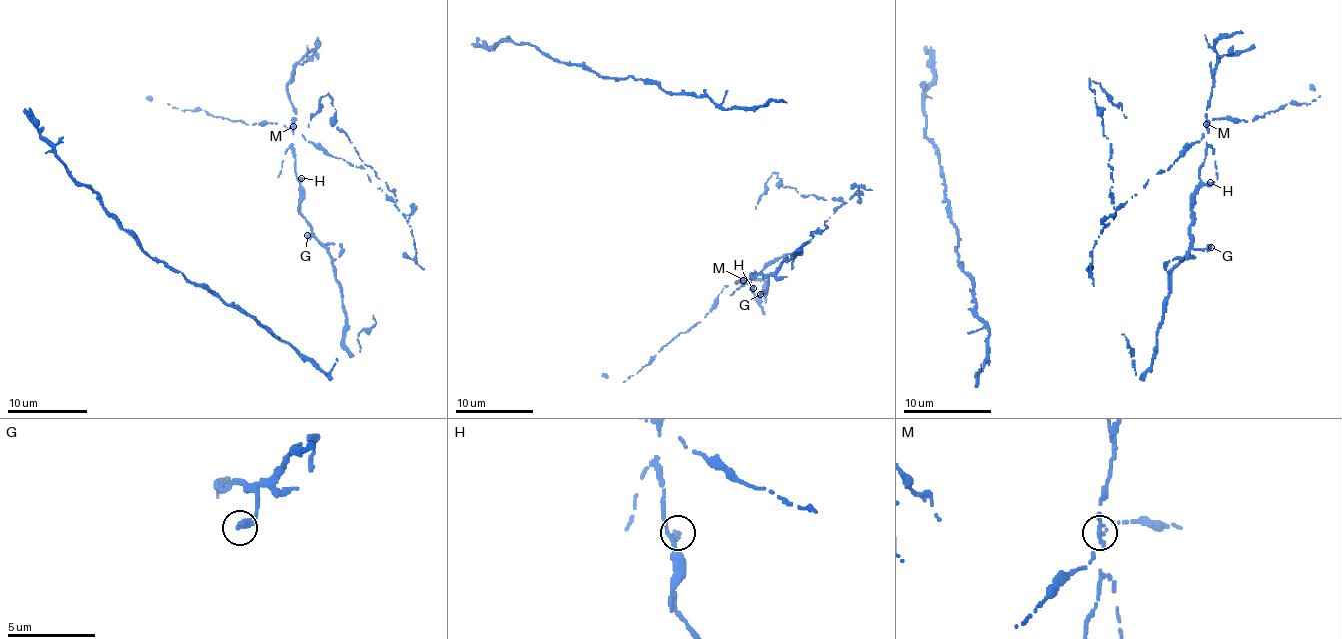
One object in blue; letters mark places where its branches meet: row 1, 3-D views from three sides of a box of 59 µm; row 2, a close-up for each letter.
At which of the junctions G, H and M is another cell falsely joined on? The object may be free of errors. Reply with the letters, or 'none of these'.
M

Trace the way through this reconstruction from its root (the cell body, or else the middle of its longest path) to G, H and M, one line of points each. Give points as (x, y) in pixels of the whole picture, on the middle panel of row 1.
G: (807, 241), (798, 249), (800, 254), (784, 259), (768, 276), (768, 288), (760, 294)
H: (807, 241), (798, 249), (800, 254), (784, 259), (772, 273), (751, 275), (753, 288)
M: (807, 241), (798, 249), (800, 254), (784, 259), (772, 273), (751, 275), (744, 282), (744, 279)

